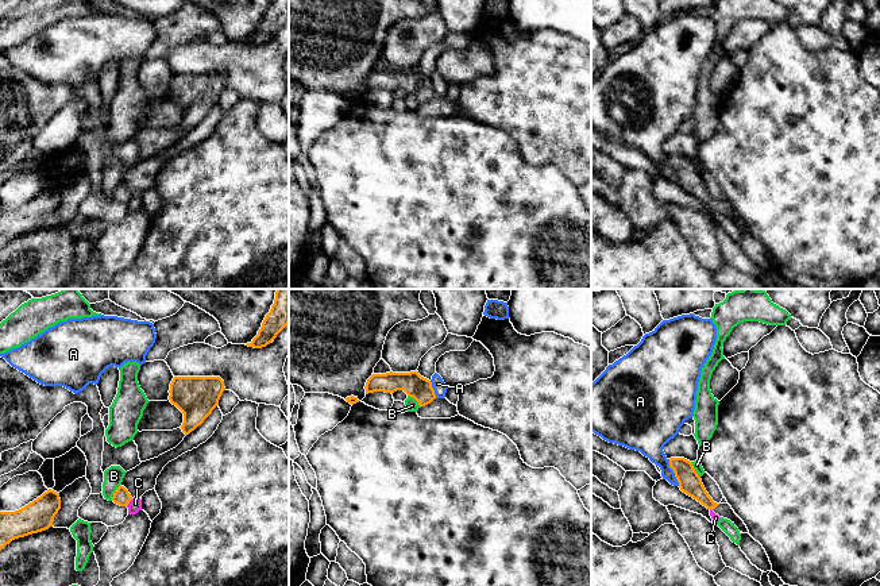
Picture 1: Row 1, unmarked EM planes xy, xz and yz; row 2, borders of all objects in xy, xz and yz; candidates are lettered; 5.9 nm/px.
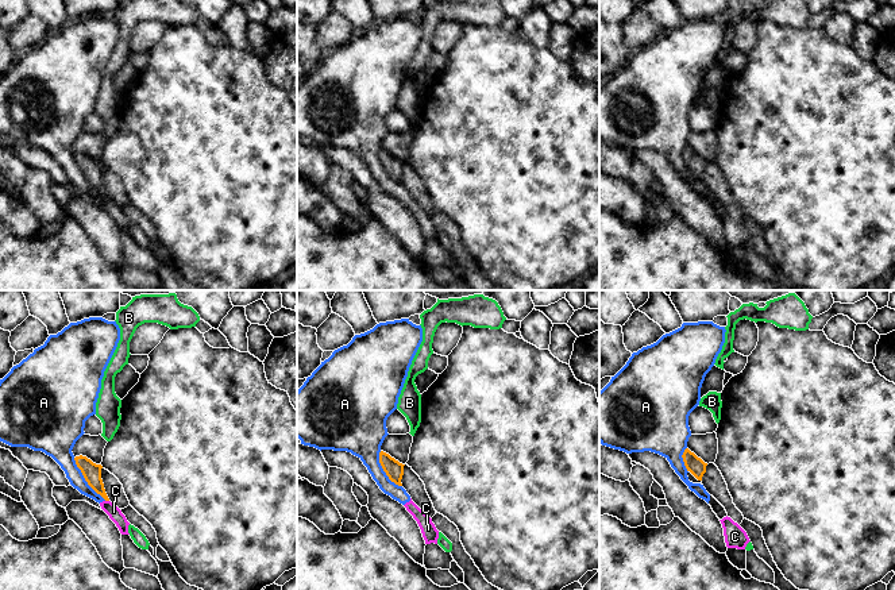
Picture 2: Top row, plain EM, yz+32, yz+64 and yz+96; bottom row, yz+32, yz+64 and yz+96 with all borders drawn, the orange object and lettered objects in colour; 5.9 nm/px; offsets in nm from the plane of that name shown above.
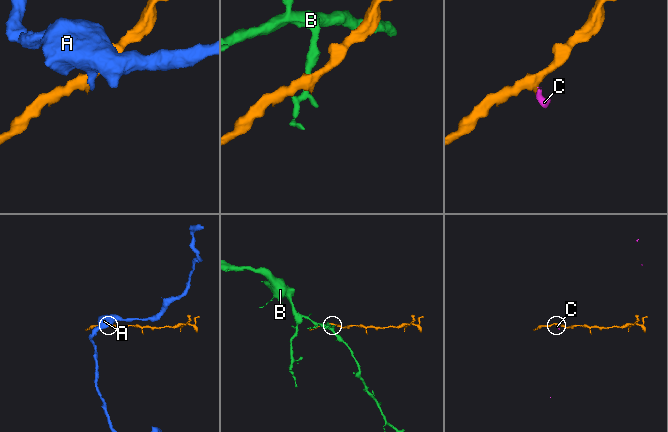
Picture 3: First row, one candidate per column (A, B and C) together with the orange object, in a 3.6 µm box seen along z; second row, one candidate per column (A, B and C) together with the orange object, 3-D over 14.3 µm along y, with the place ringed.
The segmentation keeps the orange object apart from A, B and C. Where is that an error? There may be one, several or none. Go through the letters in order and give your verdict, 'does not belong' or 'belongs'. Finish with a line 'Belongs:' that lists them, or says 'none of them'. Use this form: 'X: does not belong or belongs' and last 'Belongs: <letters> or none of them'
A: does not belong
B: does not belong
C: does not belong
Belongs: none of them

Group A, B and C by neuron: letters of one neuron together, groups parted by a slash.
A C / B

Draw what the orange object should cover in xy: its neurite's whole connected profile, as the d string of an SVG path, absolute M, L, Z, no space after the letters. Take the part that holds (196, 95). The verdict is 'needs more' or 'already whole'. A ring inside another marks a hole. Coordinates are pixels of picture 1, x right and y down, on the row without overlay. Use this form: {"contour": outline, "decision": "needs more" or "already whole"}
{"contour": "M174 74L169 97L184 111L181 127L189 132L212 111L225 88L220 74Z", "decision": "already whole"}

